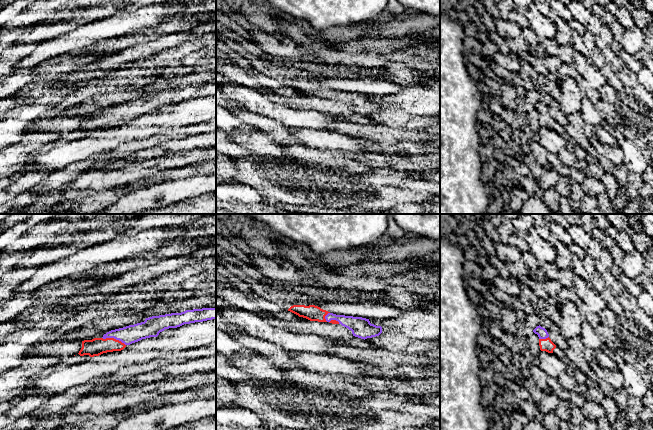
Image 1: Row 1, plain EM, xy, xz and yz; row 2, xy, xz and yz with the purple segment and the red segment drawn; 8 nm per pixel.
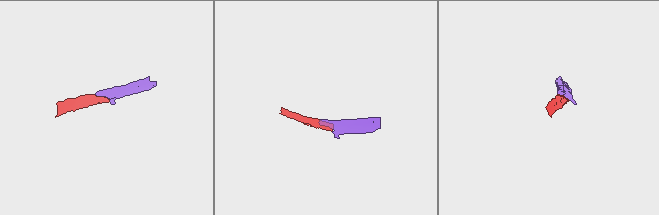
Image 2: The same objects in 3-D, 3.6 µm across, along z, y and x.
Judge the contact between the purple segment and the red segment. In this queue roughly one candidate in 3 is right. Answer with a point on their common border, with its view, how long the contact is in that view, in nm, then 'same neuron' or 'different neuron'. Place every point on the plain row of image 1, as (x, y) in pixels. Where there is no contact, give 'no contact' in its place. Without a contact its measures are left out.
meets purple in xy at (114, 114); contact 200 nm long; same neuron

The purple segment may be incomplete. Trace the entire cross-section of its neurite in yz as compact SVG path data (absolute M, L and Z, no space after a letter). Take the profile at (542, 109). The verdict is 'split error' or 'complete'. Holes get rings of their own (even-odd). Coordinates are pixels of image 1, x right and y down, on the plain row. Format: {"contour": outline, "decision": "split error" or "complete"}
{"contour": "M539 101L533 106L533 108L539 113L540 126L546 127L548 129L553 129L556 121L549 114L547 106Z", "decision": "split error"}

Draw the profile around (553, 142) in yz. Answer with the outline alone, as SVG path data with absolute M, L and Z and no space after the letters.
M540 127L534 137L549 153L558 154L562 148L567 147L564 137L553 129Z

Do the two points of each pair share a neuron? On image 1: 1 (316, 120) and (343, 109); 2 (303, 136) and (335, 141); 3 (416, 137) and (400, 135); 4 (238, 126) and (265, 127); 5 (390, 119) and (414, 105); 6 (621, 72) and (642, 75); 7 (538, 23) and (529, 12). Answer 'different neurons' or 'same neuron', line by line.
1: different neurons
2: same neuron
3: same neuron
4: different neurons
5: different neurons
6: different neurons
7: same neuron

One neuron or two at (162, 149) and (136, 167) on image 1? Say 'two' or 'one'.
two

